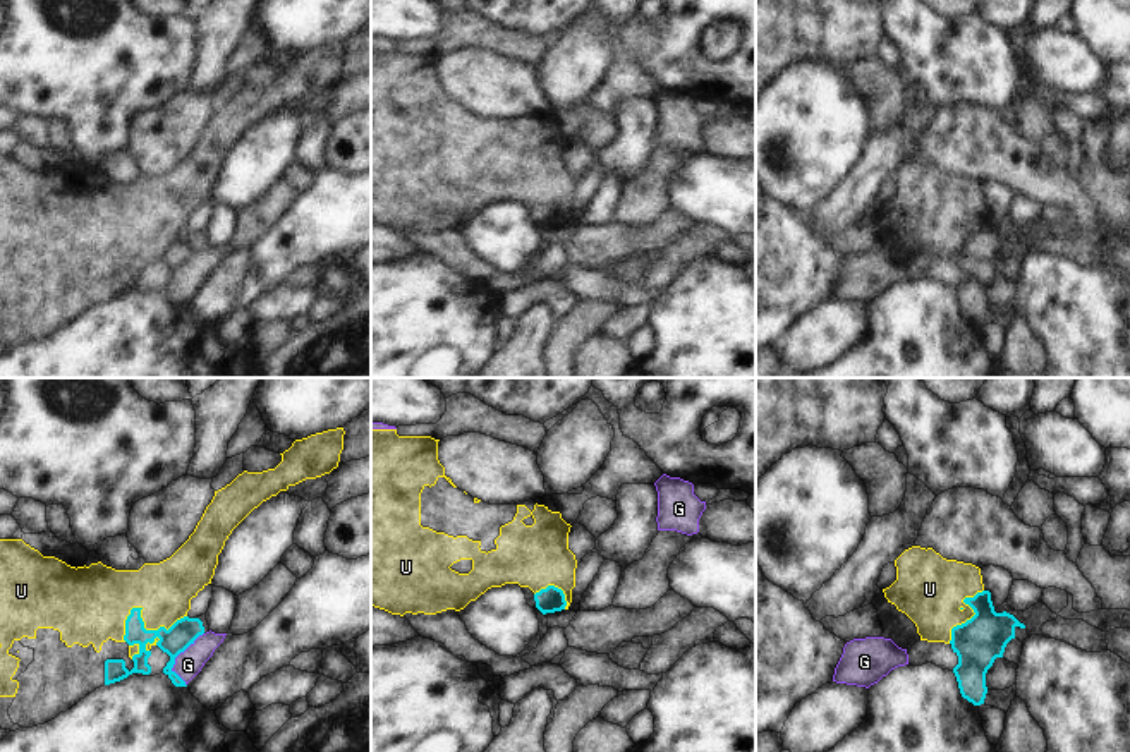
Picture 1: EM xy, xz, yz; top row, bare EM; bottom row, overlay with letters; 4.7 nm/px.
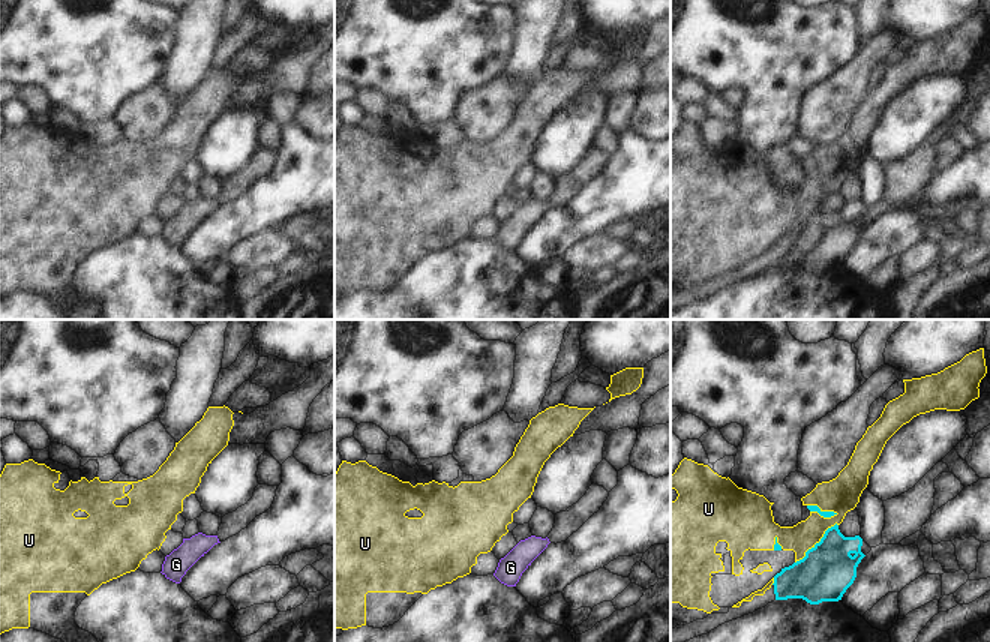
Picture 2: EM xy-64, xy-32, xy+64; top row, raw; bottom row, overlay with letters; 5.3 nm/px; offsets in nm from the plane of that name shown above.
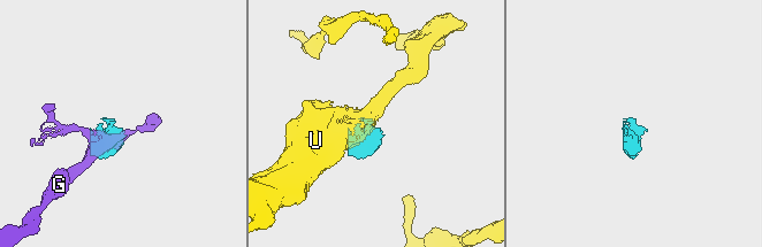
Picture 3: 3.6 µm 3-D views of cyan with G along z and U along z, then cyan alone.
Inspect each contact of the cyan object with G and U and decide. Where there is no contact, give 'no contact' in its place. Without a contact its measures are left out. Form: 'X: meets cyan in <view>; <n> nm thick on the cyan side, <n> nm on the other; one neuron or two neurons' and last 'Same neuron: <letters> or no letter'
G: meets cyan in xy; 130 nm thick on the cyan side, 120 nm on the other; one neuron
U: meets cyan in xy; 130 nm thick on the cyan side, 360 nm on the other; two neurons
Same neuron: G

